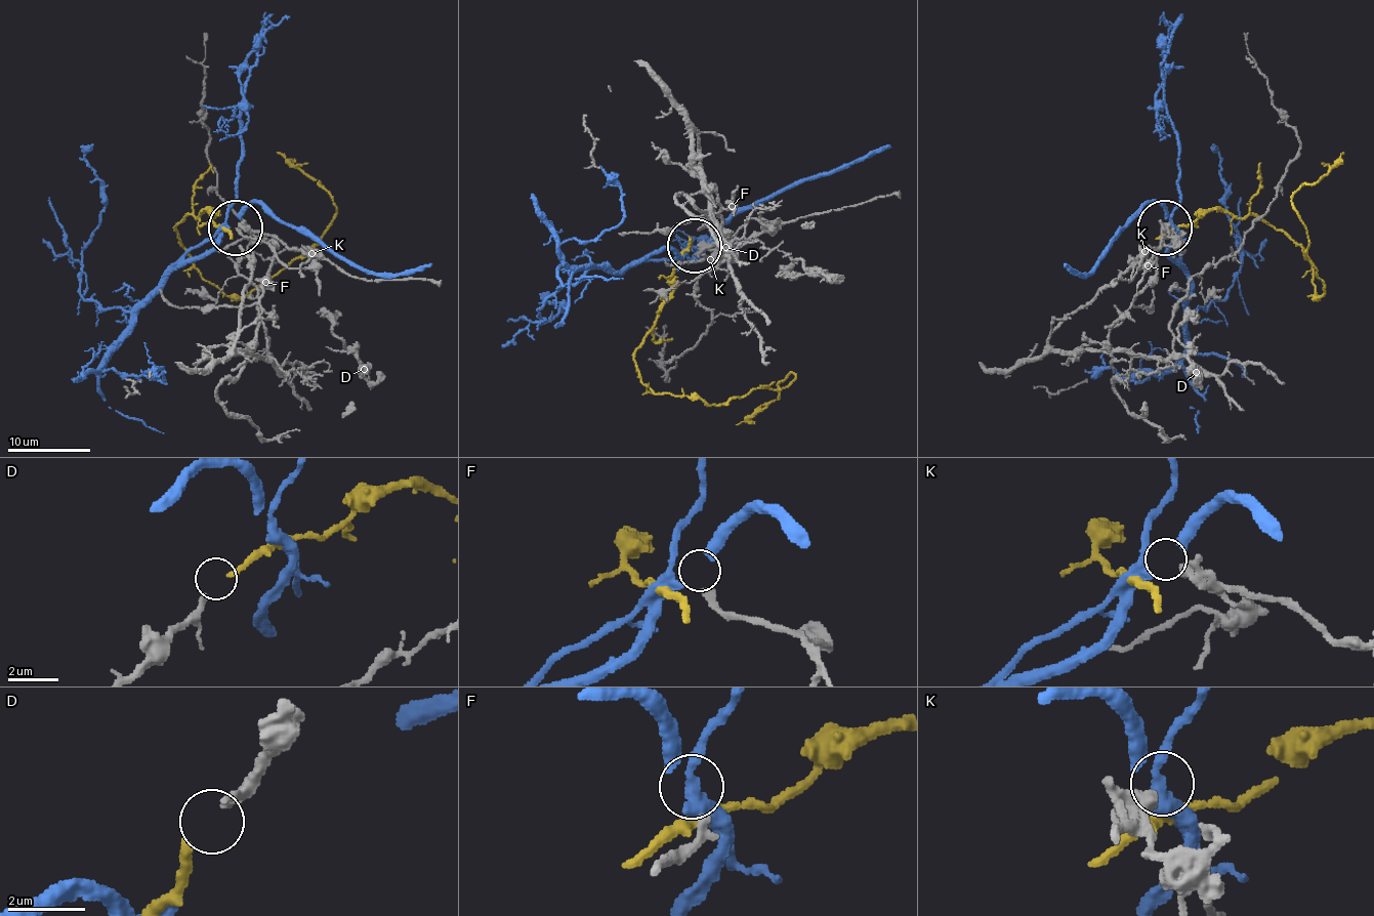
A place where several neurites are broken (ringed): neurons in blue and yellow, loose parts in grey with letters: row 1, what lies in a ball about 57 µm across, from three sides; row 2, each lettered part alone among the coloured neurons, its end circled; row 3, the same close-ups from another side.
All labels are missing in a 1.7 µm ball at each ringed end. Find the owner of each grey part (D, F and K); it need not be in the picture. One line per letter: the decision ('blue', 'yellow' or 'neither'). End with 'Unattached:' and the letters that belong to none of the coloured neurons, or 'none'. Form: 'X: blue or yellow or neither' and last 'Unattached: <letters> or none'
D: yellow
F: neither
K: neither
Unattached: F, K

